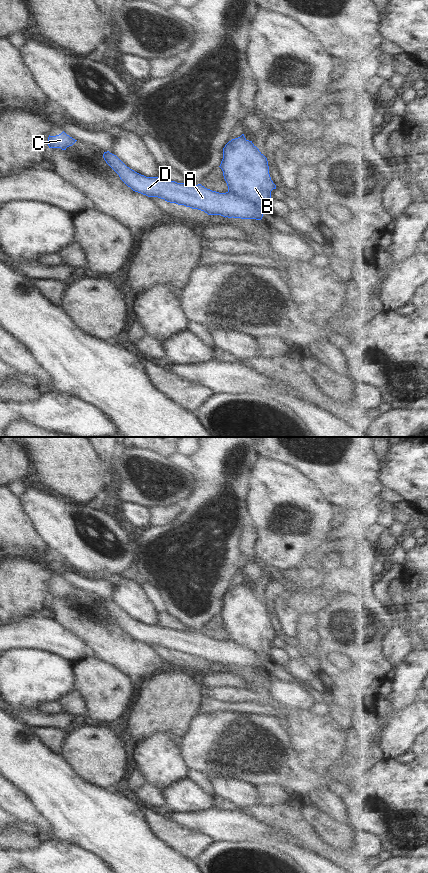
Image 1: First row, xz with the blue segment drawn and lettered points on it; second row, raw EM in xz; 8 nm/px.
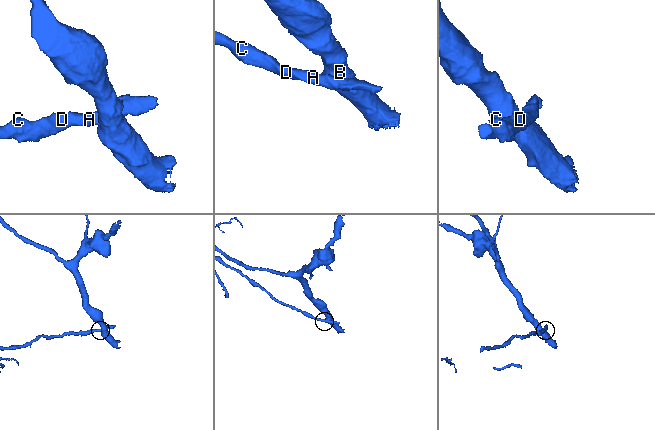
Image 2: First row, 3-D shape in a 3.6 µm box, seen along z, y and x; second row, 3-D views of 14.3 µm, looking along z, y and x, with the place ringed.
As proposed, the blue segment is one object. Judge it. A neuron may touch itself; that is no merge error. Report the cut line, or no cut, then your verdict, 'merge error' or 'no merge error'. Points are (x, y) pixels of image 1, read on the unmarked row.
cut in xz along (228, 639), (247, 647), (263, 661); merge error

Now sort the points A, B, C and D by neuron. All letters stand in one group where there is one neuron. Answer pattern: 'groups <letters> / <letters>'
groups A C D / B

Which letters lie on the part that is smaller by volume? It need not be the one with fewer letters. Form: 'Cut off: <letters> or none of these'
Cut off: A, C, D

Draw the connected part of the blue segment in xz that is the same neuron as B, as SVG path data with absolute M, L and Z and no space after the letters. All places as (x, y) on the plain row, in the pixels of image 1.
M244 582L225 593L219 615L229 641L248 648L263 661L271 660L271 639L276 633L271 628L267 606Z

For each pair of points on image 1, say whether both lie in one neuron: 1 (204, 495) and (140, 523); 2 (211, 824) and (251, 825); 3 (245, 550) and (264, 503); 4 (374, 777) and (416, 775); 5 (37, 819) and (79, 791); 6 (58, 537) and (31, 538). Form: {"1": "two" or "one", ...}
{"1": "two", "2": "one", "3": "two", "4": "one", "5": "two", "6": "two"}

